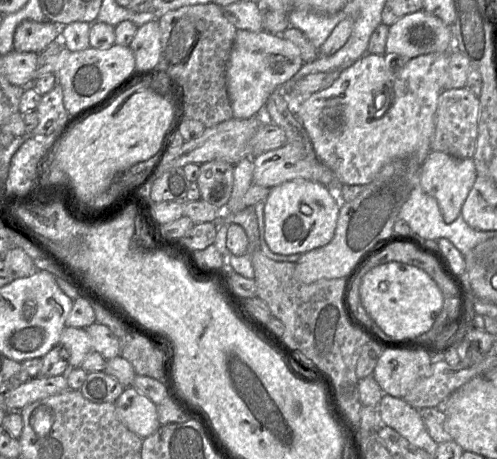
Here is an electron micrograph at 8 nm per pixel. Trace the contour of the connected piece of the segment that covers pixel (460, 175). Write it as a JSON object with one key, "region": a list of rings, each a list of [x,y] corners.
{"region":[[[431,151],[421,167],[419,185],[428,195],[437,200],[444,221],[452,223],[461,214],[462,206],[477,176],[478,173],[472,159]]]}

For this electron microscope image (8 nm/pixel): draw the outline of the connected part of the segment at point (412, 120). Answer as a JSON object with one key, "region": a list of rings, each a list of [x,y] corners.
{"region":[[[449,52],[414,58],[398,54],[366,53],[341,71],[333,84],[301,102],[298,117],[306,129],[318,159],[332,170],[343,185],[368,185],[390,161],[405,158],[419,148],[431,145],[435,132],[438,99],[444,90]]]}

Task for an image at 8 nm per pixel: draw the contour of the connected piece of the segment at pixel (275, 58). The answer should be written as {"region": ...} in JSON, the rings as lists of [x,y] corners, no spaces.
{"region":[[[237,30],[226,68],[226,87],[233,116],[247,119],[262,112],[269,96],[303,66],[299,49],[281,35]]]}

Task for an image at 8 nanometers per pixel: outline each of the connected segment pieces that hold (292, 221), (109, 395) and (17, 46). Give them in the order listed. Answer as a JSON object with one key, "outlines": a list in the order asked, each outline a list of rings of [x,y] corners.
{"outlines":[[[[296,178],[270,189],[264,207],[265,241],[275,254],[303,254],[327,245],[334,237],[341,202],[321,183]]],[[[103,371],[89,372],[80,391],[93,403],[114,403],[124,389],[116,378]]],[[[22,21],[14,34],[13,50],[41,53],[51,43],[60,40],[61,27],[51,21]]]]}

